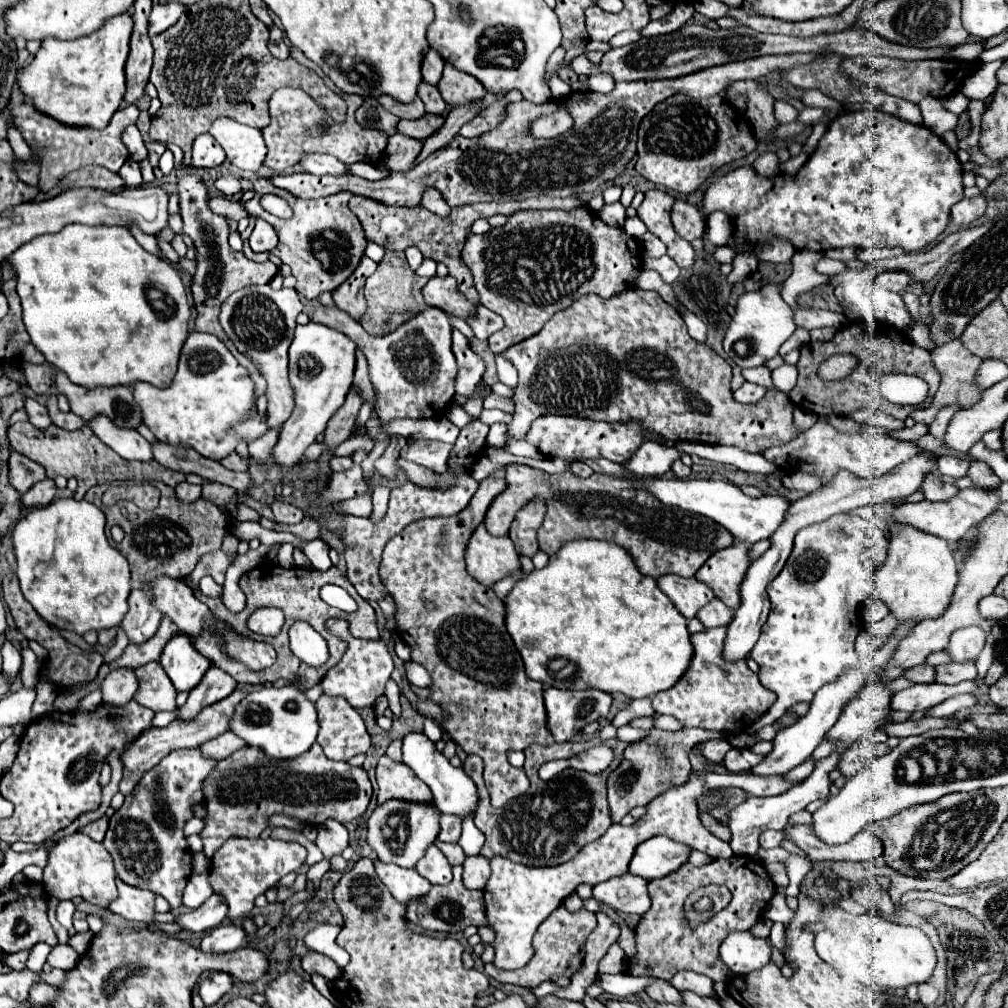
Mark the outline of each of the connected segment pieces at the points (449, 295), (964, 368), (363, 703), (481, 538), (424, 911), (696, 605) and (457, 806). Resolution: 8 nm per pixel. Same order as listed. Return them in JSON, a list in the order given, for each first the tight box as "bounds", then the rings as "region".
[{"bounds":[422,277,476,319],"region":[[[432,277],[422,289],[422,297],[426,305],[444,309],[448,315],[456,315],[460,319],[466,319],[476,311],[476,305],[466,301],[458,291],[454,277]]]},{"bounds":[910,339,982,425],"region":[[[954,339],[954,341],[942,345],[938,349],[934,349],[934,351],[930,351],[930,353],[932,353],[932,363],[934,363],[936,371],[940,373],[942,381],[940,381],[940,387],[938,387],[938,391],[934,395],[932,405],[928,409],[914,409],[910,413],[910,417],[916,423],[926,423],[926,425],[930,425],[936,419],[936,415],[938,415],[938,411],[942,407],[948,407],[948,405],[954,405],[956,403],[956,405],[960,405],[960,409],[968,409],[970,405],[976,405],[978,403],[978,397],[982,395],[982,389],[976,385],[976,371],[982,365],[982,359],[976,357],[976,355],[972,355],[960,343],[960,339]]]},{"bounds":[322,639,394,709],"region":[[[350,639],[348,641],[348,649],[344,653],[344,657],[340,659],[340,663],[336,667],[332,667],[324,679],[322,679],[322,693],[326,695],[334,695],[334,697],[342,697],[346,699],[354,709],[366,709],[372,707],[376,703],[376,699],[380,695],[384,695],[384,687],[386,681],[390,679],[394,661],[392,661],[392,651],[388,647],[386,641],[378,639],[378,641],[362,641],[362,639]]]},{"bounds":[466,523,520,587],"region":[[[482,523],[472,533],[472,539],[466,545],[466,565],[474,579],[490,587],[494,581],[518,569],[520,561],[512,539],[508,535],[490,535],[486,531],[486,525]]]},{"bounds":[406,865,484,933],"region":[[[454,865],[454,879],[450,885],[432,885],[430,893],[422,901],[410,901],[406,905],[406,919],[410,923],[420,925],[426,931],[442,931],[442,933],[460,933],[468,925],[484,925],[484,901],[482,891],[478,889],[466,889],[462,883],[462,865]]]},{"bounds":[658,575,714,619],"region":[[[662,575],[658,579],[658,587],[686,619],[696,617],[696,611],[714,599],[712,589],[694,577],[684,579],[678,575]]]},{"bounds":[402,733,478,817],"region":[[[408,733],[404,735],[404,747],[402,747],[402,761],[412,767],[412,771],[430,787],[434,795],[434,803],[442,813],[452,813],[466,817],[470,811],[476,811],[478,805],[478,791],[474,781],[466,775],[462,767],[454,767],[424,733]]]}]

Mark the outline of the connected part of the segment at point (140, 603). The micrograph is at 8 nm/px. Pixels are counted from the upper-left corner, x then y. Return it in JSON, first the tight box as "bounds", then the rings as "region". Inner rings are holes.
{"bounds":[120,587,162,645],"region":[[[144,587],[132,589],[128,597],[128,613],[124,615],[120,629],[126,633],[128,641],[134,645],[146,643],[160,627],[162,613],[150,603],[150,593]]]}

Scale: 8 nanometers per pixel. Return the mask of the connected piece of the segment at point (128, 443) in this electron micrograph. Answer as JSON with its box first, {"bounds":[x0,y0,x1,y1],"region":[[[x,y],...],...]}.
{"bounds":[86,417,152,461],"region":[[[94,417],[94,421],[86,421],[86,425],[92,429],[92,433],[106,443],[110,449],[114,449],[120,457],[126,459],[138,459],[138,461],[150,461],[152,449],[150,443],[134,429],[120,429],[110,421],[110,417]]]}

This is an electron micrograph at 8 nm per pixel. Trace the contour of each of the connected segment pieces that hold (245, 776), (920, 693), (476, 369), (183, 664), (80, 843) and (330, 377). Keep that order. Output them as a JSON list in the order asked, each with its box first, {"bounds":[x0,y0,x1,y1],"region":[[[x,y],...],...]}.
[{"bounds":[200,743,372,859],"region":[[[318,743],[296,759],[270,759],[260,749],[242,747],[216,763],[204,779],[202,791],[206,817],[200,839],[208,859],[230,835],[258,837],[272,815],[294,817],[312,827],[328,819],[350,823],[364,815],[372,797],[366,769],[328,759]]]},{"bounds":[890,681,970,713],"region":[[[966,681],[958,685],[940,685],[940,683],[912,685],[904,691],[894,693],[894,697],[890,699],[890,707],[894,711],[906,711],[906,713],[926,711],[962,691],[970,691],[970,685]]]},{"bounds":[452,329,486,395],"region":[[[454,329],[452,333],[452,353],[458,361],[458,377],[456,377],[456,393],[458,395],[472,395],[476,385],[482,381],[486,365],[478,353],[474,353],[468,345],[468,339]]]},{"bounds":[160,633,210,691],"region":[[[178,633],[162,649],[160,665],[164,667],[178,691],[190,691],[206,673],[210,661],[194,649],[194,643],[188,635]]]},{"bounds":[44,833,118,907],"region":[[[74,833],[60,839],[58,845],[48,853],[48,863],[44,867],[44,885],[48,895],[54,895],[58,899],[84,897],[88,903],[98,907],[106,907],[108,901],[118,895],[114,879],[116,873],[110,853],[104,849],[102,843],[92,841],[84,833]]]},{"bounds":[274,321,356,465],"region":[[[312,321],[296,327],[296,335],[290,345],[290,385],[294,389],[294,413],[282,425],[278,443],[274,447],[274,459],[280,465],[296,465],[302,453],[316,441],[320,433],[324,433],[330,417],[344,405],[346,393],[352,387],[354,367],[356,345],[344,333]]]}]

